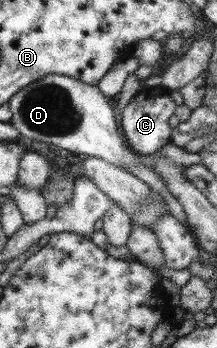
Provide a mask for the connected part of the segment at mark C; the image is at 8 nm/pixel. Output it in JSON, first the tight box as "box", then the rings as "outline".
{"box":[120,86,177,158],"outline":[[[143,86],[120,110],[120,127],[123,135],[125,135],[125,143],[129,149],[142,158],[155,154],[155,151],[159,151],[170,142],[170,128],[174,123],[173,115],[177,108],[170,97],[170,92],[161,86],[156,88]]]}

